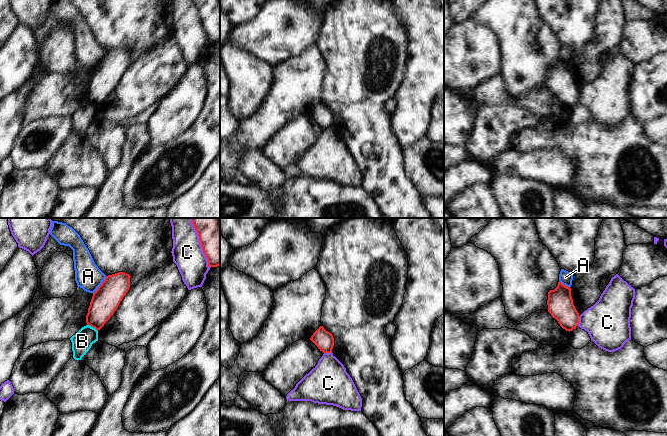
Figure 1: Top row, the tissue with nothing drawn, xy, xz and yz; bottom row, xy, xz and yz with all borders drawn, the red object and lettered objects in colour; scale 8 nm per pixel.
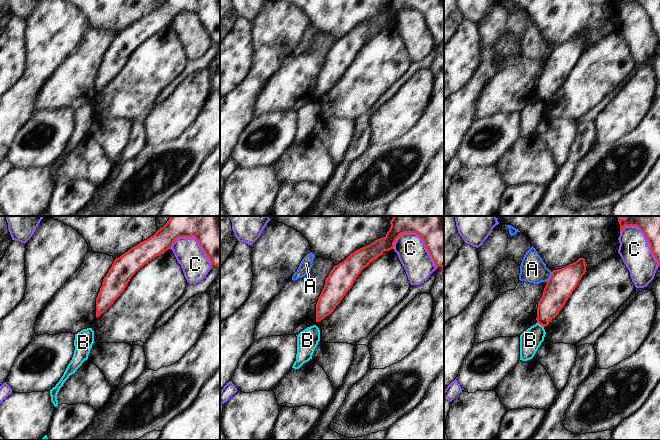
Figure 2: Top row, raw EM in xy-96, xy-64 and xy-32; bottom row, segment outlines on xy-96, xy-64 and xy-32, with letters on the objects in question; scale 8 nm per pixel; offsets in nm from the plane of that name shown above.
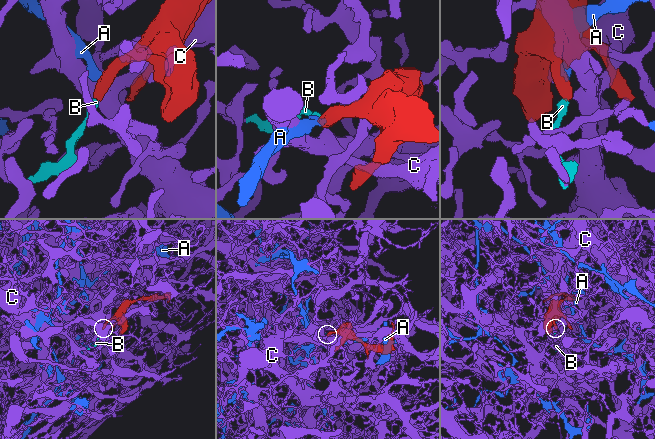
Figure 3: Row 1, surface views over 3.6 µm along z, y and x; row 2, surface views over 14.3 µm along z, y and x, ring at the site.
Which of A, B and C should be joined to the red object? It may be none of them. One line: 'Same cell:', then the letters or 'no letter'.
Same cell: no letter

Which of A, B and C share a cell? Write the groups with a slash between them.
A / B C

